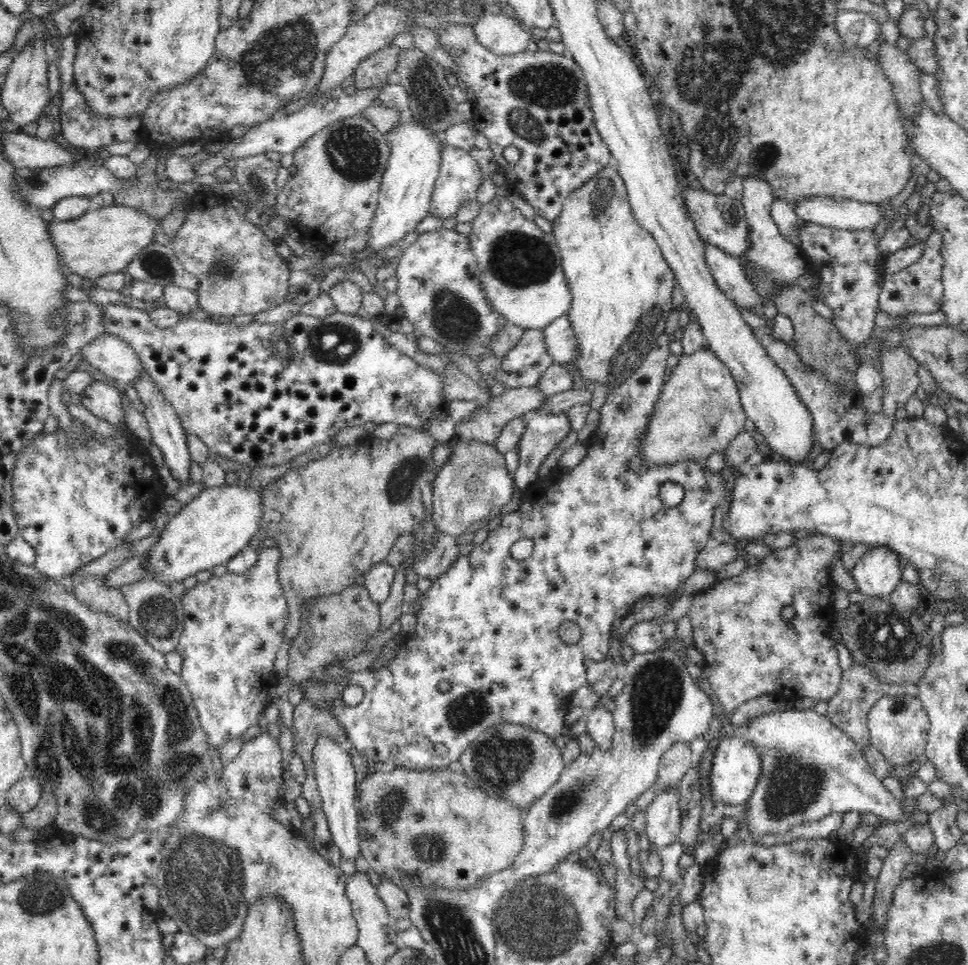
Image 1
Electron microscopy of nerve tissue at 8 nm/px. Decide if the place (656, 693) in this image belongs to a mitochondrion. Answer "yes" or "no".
yes

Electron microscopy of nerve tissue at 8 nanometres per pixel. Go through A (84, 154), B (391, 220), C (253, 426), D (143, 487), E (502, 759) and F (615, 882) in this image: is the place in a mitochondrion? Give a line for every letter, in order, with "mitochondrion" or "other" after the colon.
A: other
B: other
C: other
D: other
E: mitochondrion
F: other

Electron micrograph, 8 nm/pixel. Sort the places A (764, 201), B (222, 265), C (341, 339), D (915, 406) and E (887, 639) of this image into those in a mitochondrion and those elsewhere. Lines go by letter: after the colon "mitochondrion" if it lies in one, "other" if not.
A: other
B: mitochondrion
C: mitochondrion
D: other
E: mitochondrion

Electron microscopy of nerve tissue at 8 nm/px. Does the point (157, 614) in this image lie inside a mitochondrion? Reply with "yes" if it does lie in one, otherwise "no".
yes

